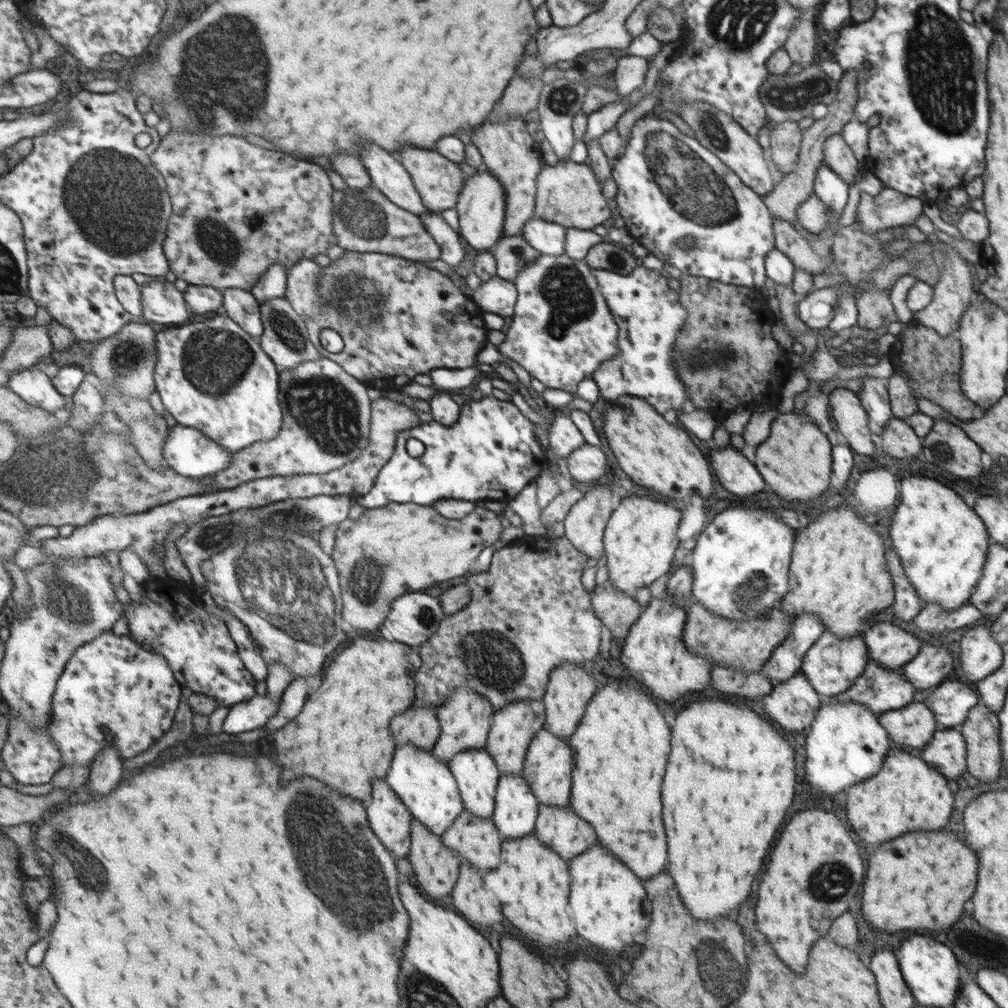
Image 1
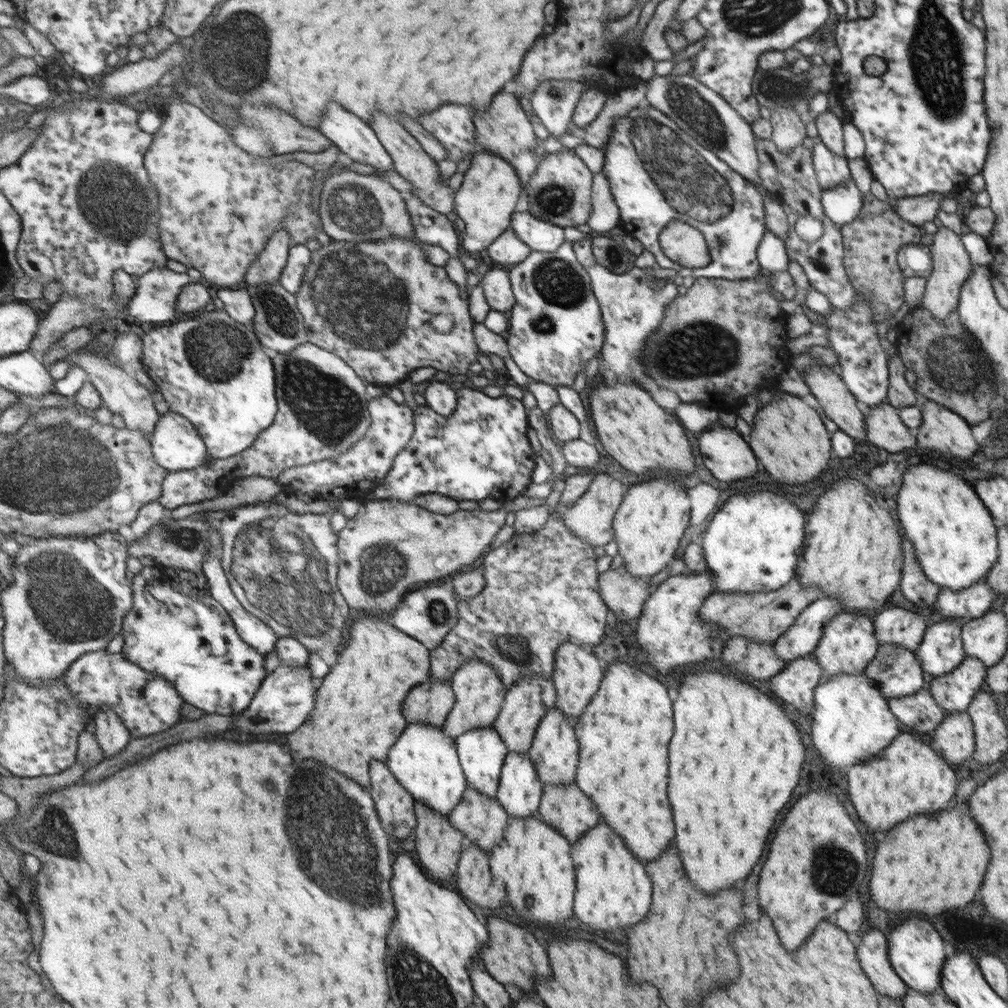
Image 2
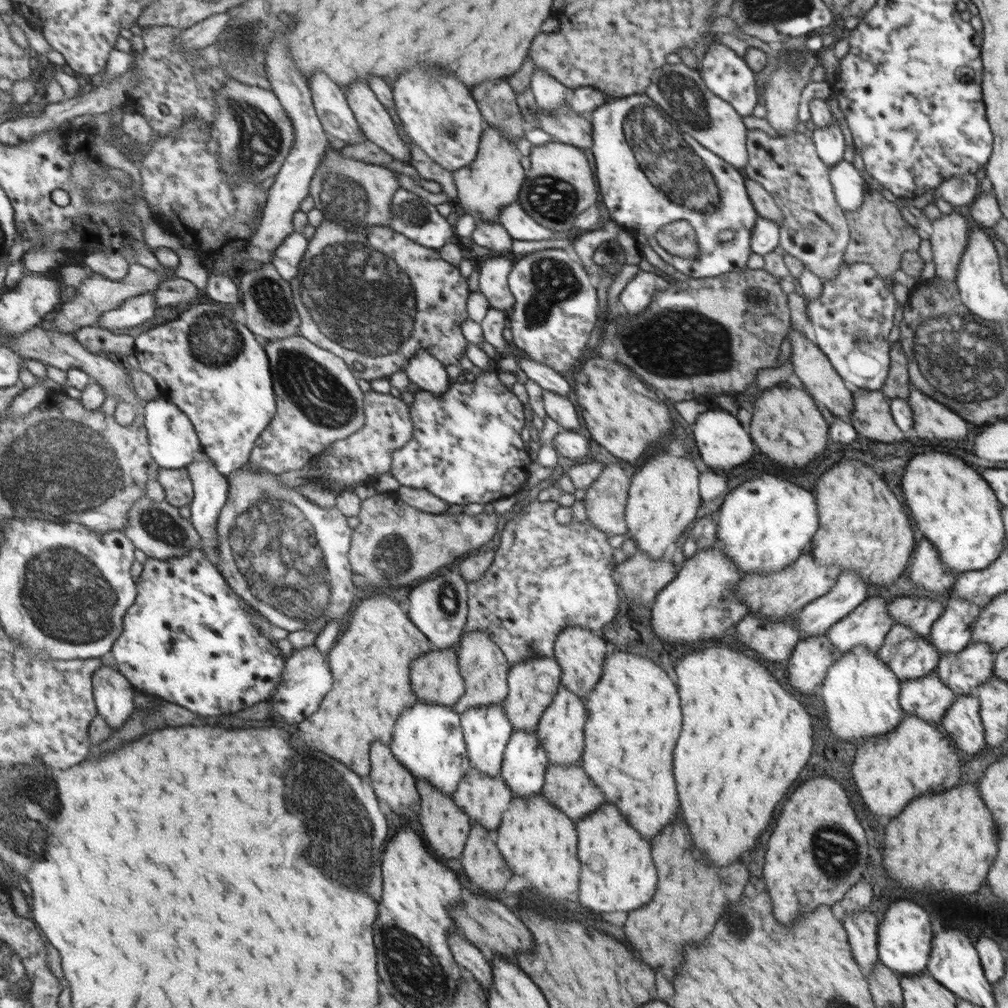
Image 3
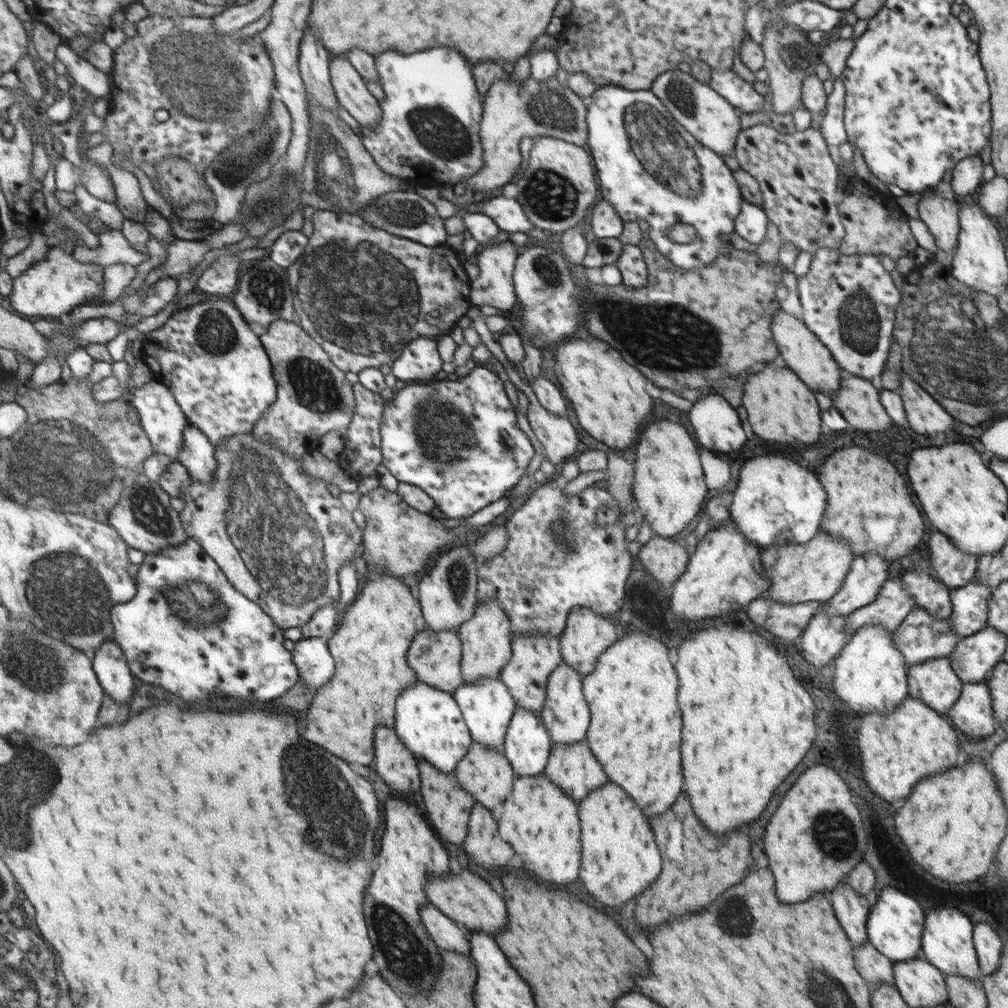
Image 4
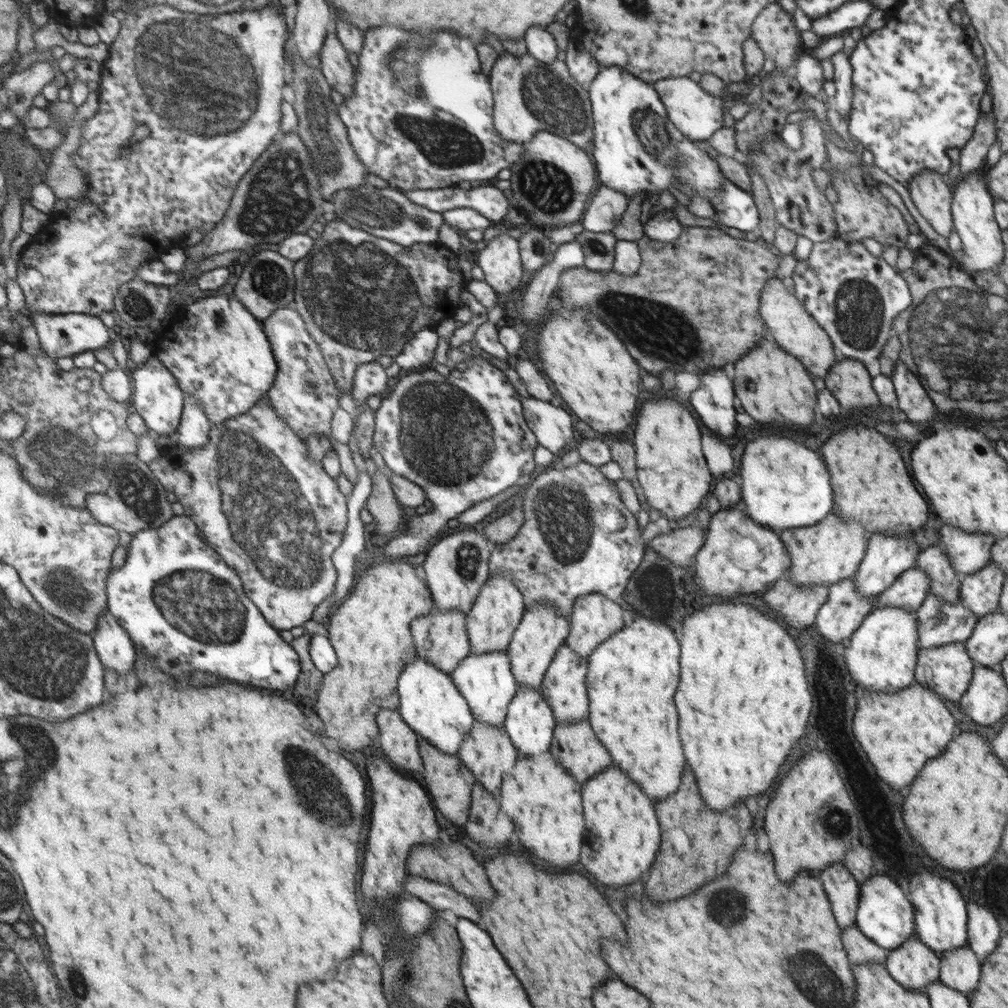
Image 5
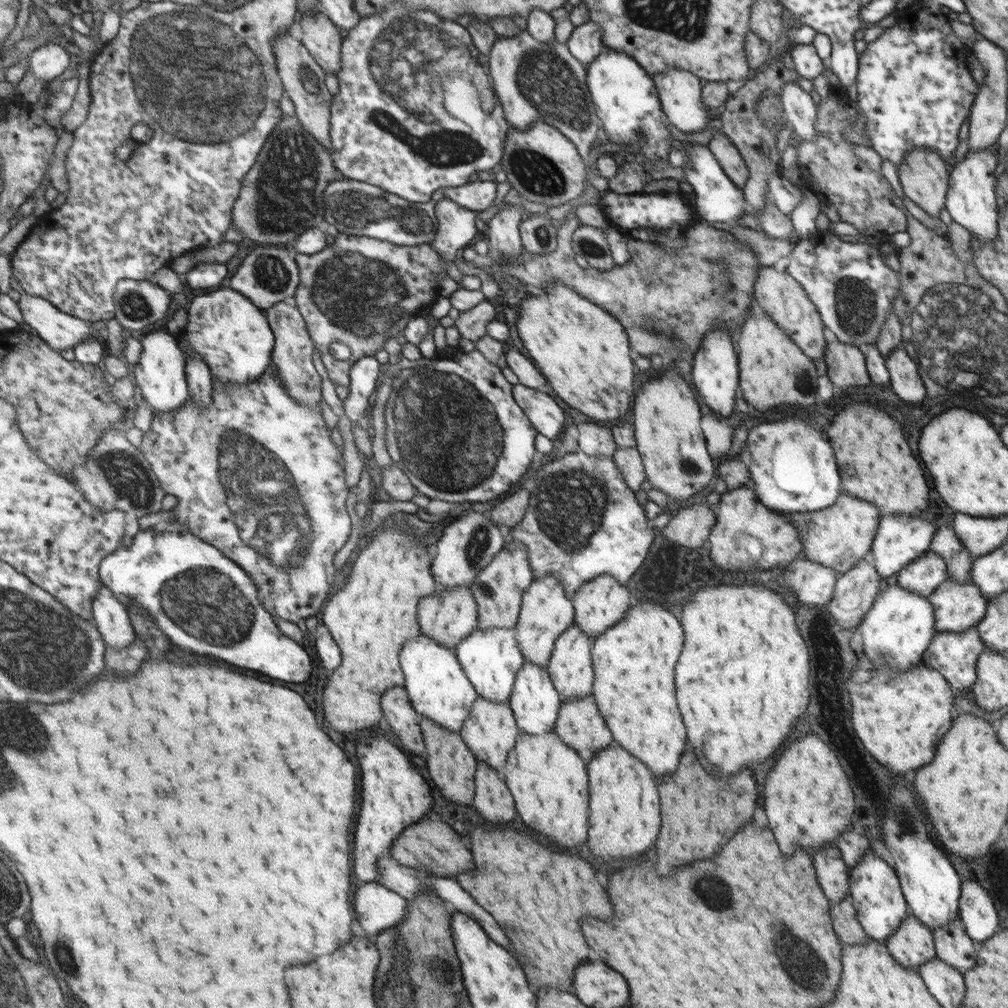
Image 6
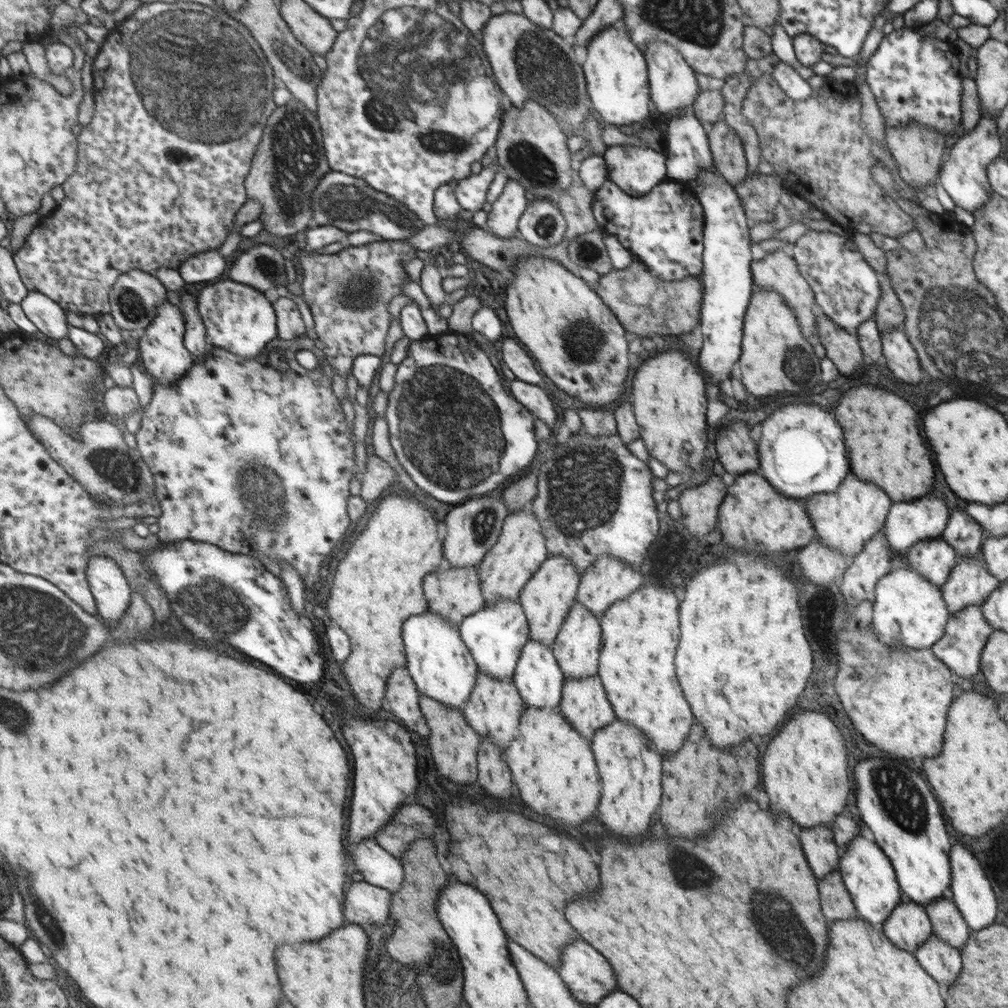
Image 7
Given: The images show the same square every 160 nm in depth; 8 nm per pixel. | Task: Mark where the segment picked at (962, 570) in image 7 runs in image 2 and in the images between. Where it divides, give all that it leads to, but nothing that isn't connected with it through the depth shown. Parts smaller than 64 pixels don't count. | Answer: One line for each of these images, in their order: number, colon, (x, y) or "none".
2: (896, 671)
3: (909, 655)
4: (920, 637)
5: (939, 622)
6: (957, 606)

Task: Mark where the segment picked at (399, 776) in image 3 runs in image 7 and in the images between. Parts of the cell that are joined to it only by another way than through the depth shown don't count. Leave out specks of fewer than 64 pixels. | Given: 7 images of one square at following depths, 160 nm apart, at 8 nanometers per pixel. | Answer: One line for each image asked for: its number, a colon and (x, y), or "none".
4: (394, 761)
5: (398, 742)
6: (402, 718)
7: (401, 692)

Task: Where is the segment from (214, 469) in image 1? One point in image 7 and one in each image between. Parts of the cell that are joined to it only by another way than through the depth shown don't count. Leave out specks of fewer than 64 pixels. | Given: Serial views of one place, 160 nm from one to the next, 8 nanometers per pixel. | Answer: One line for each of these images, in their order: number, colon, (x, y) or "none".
2: (178, 446)
3: (174, 442)
4: (161, 416)
5: (158, 398)
6: (160, 374)
7: (162, 351)

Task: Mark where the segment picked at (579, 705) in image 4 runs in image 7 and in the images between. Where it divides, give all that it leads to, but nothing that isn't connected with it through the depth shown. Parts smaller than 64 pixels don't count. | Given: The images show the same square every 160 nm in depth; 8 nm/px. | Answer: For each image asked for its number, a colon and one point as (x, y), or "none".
5: (563, 685)
6: (569, 665)
7: (576, 648)

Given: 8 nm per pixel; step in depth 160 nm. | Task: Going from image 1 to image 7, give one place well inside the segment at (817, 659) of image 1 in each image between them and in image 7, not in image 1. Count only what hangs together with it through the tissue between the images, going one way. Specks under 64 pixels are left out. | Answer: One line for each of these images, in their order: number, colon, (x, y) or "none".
2: (848, 643)
3: (867, 625)
4: (893, 602)
5: (908, 591)
6: (922, 576)
7: (933, 558)

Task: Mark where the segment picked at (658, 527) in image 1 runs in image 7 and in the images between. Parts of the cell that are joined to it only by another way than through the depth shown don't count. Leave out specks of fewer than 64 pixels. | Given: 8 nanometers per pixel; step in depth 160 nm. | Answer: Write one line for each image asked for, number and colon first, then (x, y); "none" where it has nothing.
2: (647, 526)
3: (662, 498)
4: (668, 486)
5: (670, 469)
6: (666, 415)
7: (668, 393)

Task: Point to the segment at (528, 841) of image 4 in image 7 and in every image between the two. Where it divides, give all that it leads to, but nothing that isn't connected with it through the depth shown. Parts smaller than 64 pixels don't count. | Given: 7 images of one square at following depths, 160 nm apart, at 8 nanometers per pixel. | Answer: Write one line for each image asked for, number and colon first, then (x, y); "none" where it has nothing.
5: (541, 798)
6: (547, 780)
7: (554, 770)

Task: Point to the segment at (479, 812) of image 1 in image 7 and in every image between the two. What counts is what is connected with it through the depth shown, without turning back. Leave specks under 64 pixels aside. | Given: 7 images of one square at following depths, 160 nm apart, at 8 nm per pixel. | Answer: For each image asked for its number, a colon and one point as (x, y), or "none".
2: (481, 752)
3: (486, 730)
4: (486, 705)
5: (486, 681)
6: (490, 658)
7: (494, 635)

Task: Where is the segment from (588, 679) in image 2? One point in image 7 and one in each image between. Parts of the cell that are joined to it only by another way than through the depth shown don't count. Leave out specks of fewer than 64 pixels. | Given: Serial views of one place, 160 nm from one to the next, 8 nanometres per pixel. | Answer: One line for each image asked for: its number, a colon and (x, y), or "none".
3: (578, 651)
4: (586, 635)
5: (594, 618)
6: (599, 603)
7: (608, 580)

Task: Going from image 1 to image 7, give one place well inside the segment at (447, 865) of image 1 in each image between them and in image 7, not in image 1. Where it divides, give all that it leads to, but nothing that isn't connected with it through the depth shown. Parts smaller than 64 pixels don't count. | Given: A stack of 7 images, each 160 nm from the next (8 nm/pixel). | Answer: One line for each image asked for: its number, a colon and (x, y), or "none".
2: (437, 844)
3: (444, 825)
4: (447, 804)
5: (451, 783)
6: (450, 763)
7: (453, 742)

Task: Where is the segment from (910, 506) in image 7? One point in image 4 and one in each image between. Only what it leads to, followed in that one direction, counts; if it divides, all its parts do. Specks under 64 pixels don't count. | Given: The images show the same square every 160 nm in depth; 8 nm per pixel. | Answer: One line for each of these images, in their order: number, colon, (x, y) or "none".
4: (867, 574)
5: (887, 556)
6: (900, 540)

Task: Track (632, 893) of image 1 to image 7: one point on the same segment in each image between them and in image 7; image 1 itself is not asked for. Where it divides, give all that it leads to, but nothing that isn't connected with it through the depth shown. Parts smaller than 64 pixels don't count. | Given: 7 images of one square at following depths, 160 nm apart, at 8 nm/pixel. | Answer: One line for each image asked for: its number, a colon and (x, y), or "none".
2: (614, 892)
3: (619, 875)
4: (620, 858)
5: (622, 834)
6: (624, 804)
7: (631, 768)

